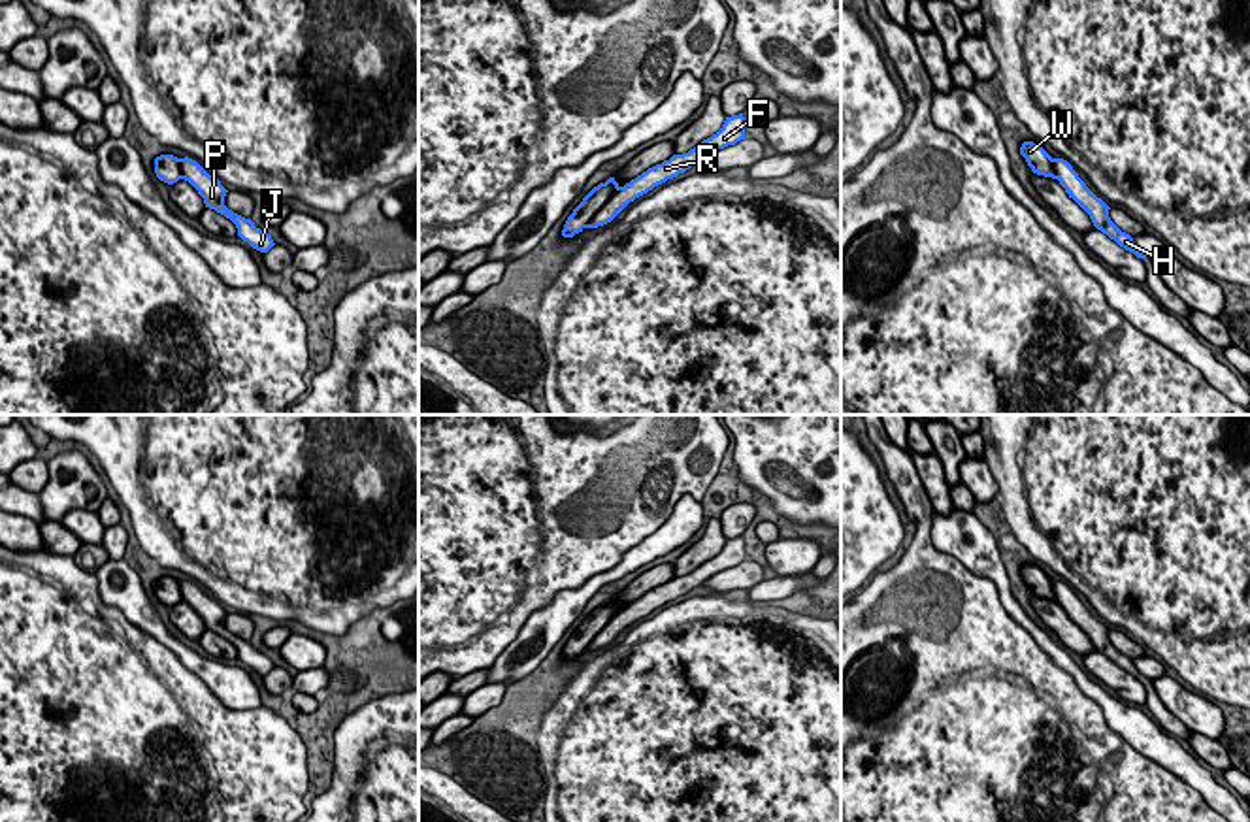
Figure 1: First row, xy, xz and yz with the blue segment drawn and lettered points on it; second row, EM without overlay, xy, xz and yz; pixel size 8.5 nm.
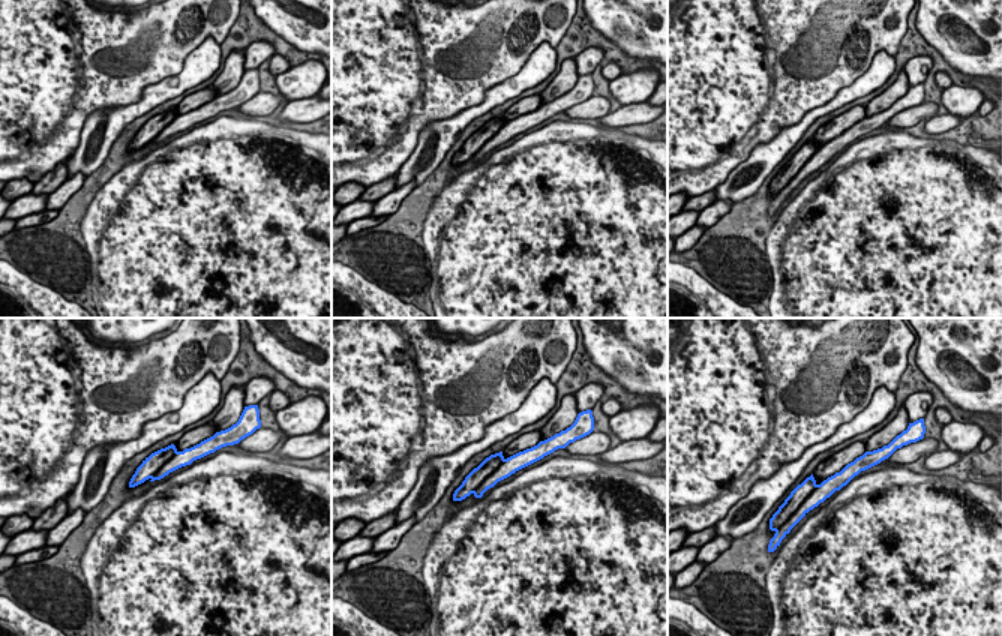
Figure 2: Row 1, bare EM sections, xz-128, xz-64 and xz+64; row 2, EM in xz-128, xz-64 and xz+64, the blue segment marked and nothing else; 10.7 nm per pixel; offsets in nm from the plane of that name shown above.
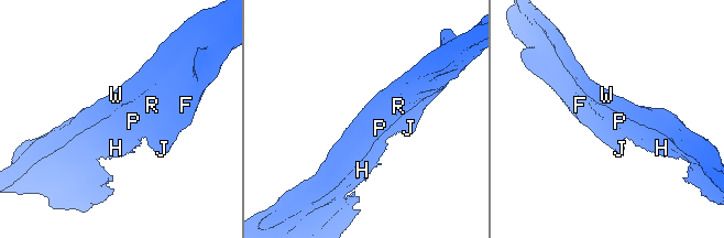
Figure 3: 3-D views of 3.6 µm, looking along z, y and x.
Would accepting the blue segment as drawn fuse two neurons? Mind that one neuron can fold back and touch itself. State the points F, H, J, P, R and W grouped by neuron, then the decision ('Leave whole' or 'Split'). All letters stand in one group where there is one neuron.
Groups: F H J P R / W. Split

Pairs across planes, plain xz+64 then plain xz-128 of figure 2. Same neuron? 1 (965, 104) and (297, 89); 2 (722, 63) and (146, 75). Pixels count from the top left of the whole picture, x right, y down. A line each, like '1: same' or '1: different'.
1: same
2: same

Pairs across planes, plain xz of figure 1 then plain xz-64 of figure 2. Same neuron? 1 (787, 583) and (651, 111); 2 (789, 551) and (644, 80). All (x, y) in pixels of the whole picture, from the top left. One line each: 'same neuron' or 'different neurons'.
1: same neuron
2: same neuron

